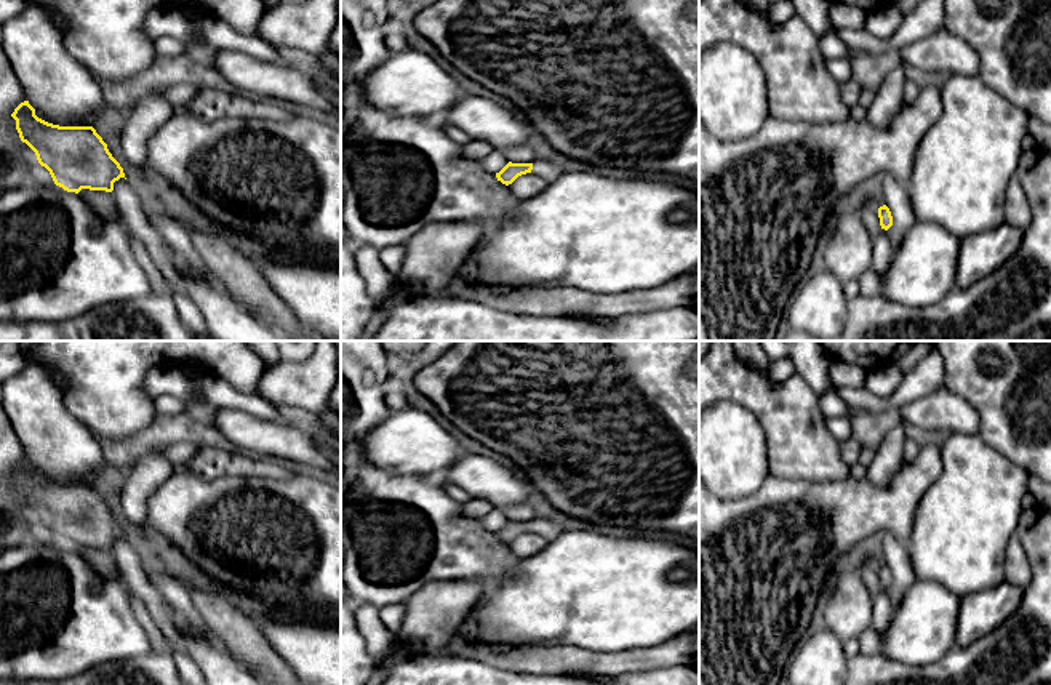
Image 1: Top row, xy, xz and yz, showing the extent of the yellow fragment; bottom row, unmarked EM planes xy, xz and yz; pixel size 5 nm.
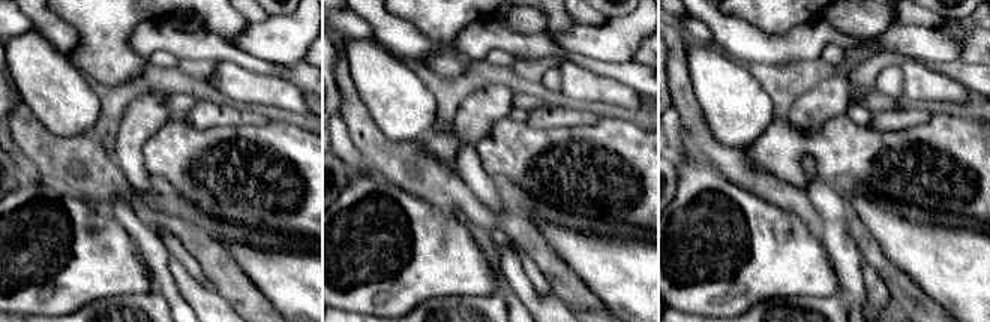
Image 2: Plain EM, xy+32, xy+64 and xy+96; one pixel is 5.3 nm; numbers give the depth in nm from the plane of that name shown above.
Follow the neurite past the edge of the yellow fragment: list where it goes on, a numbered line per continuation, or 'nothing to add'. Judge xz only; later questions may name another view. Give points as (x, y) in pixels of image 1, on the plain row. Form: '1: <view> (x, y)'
1: xz (549, 530)

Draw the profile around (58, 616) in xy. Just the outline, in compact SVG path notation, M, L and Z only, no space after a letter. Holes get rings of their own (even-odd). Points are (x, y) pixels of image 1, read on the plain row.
M27 541L0 554L0 680L64 680L107 661L130 659L154 653L144 627L133 615L130 589L123 581L98 573L78 552L62 546Z

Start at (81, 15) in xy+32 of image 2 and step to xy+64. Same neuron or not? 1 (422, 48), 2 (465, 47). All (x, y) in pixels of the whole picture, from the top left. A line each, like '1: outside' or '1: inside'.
1: outside
2: outside

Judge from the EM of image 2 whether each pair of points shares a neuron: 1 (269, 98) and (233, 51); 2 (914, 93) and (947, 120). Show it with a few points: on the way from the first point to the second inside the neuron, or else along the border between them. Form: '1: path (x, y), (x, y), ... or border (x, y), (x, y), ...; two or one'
1: border (216, 62), (233, 62), (260, 74), (281, 77); two
2: border (932, 105), (945, 105), (948, 108); two

